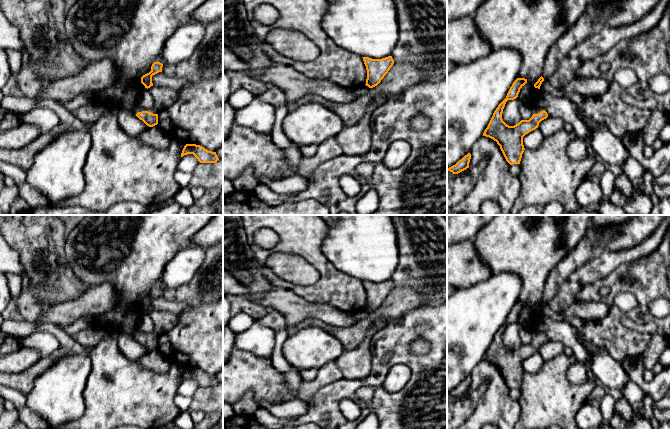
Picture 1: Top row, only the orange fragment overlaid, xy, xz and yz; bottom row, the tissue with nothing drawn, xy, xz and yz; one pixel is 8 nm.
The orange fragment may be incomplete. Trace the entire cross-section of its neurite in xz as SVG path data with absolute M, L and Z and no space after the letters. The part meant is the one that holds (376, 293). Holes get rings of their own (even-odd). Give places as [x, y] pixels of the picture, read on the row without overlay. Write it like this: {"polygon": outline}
{"polygon": "M392 280L382 283L372 283L369 281L362 282L367 294L367 303L365 309L369 312L377 310L394 288Z"}

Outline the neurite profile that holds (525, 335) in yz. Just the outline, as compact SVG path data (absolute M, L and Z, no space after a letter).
M521 328L519 337L521 339L521 344L529 344L533 339L532 331L529 328Z

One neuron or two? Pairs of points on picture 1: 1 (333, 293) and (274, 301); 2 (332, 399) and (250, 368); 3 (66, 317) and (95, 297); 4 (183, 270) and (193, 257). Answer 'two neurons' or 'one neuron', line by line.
1: two neurons
2: two neurons
3: one neuron
4: one neuron

